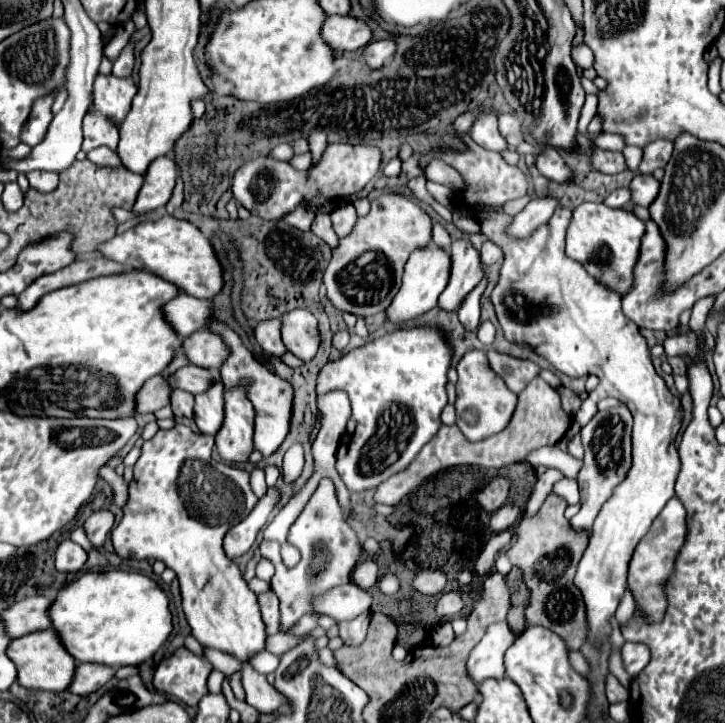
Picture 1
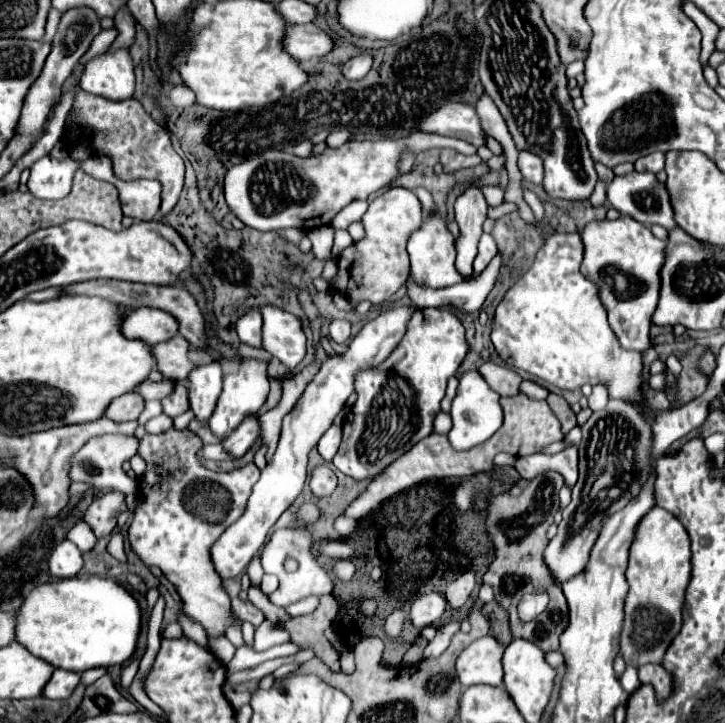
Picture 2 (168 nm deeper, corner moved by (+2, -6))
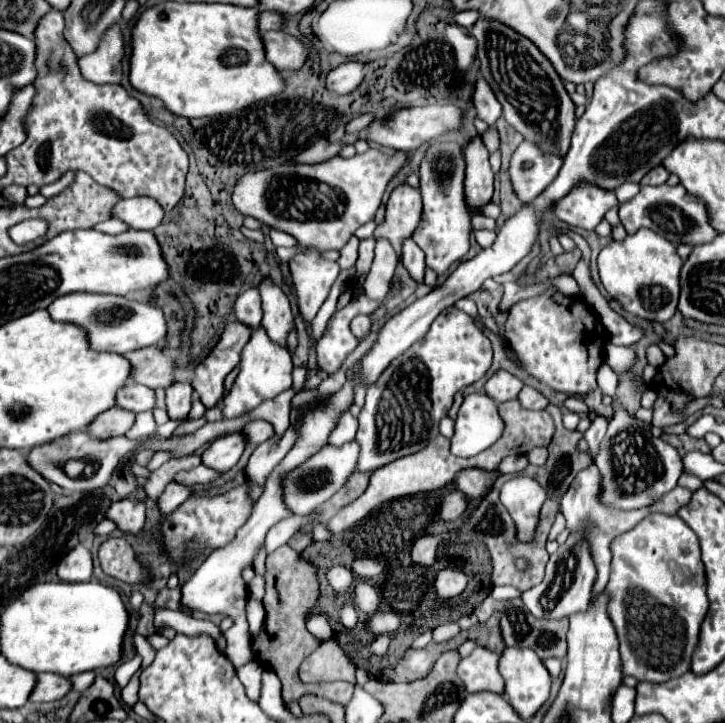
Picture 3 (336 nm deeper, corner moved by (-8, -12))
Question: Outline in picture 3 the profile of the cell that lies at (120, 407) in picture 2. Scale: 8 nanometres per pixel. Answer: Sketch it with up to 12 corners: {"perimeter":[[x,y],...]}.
{"perimeter":[[119,407],[99,413],[87,425],[97,439],[125,435],[135,413]]}

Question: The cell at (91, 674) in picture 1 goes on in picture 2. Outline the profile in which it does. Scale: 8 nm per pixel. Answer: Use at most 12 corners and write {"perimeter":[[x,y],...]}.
{"perimeter":[[55,669],[43,697],[69,699],[79,673]]}

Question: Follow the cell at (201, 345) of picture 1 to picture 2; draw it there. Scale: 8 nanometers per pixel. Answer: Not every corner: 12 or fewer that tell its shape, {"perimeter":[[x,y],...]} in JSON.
{"perimeter":[[181,335],[155,345],[157,371],[183,381],[191,345]]}

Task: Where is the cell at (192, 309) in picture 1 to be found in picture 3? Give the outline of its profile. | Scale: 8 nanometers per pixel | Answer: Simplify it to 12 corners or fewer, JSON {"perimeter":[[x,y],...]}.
{"perimeter":[[69,293],[49,315],[87,331],[93,351],[129,353],[165,339],[161,307]]}

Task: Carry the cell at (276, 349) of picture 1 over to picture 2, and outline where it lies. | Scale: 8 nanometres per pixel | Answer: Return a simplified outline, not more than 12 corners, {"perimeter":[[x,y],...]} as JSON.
{"perimeter":[[249,311],[237,321],[241,343],[261,347],[261,313]]}

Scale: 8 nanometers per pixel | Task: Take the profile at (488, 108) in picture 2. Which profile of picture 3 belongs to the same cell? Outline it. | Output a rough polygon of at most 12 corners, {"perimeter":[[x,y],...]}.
{"perimeter":[[485,79],[475,83],[473,105],[479,119],[495,125],[499,101]]}

